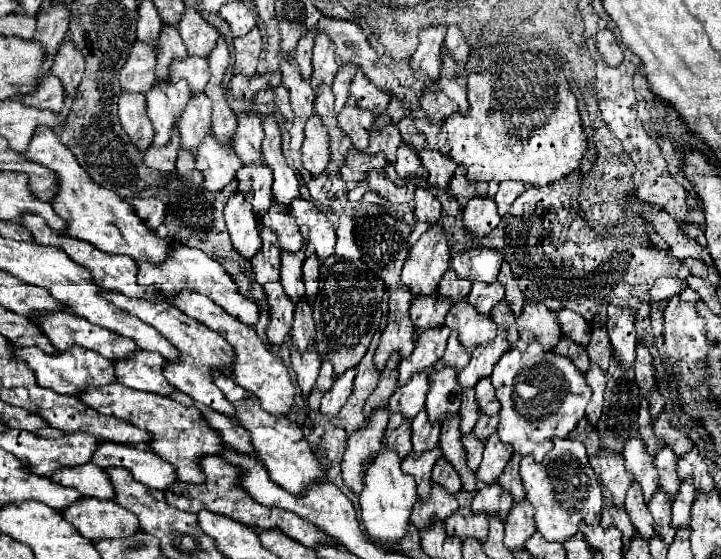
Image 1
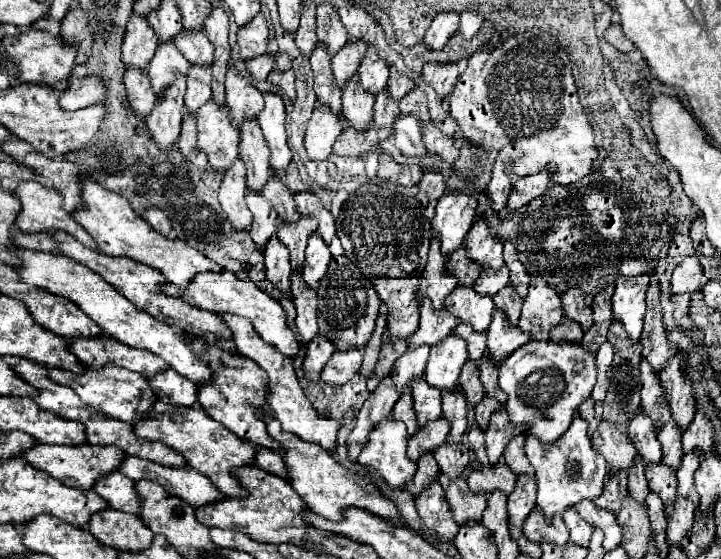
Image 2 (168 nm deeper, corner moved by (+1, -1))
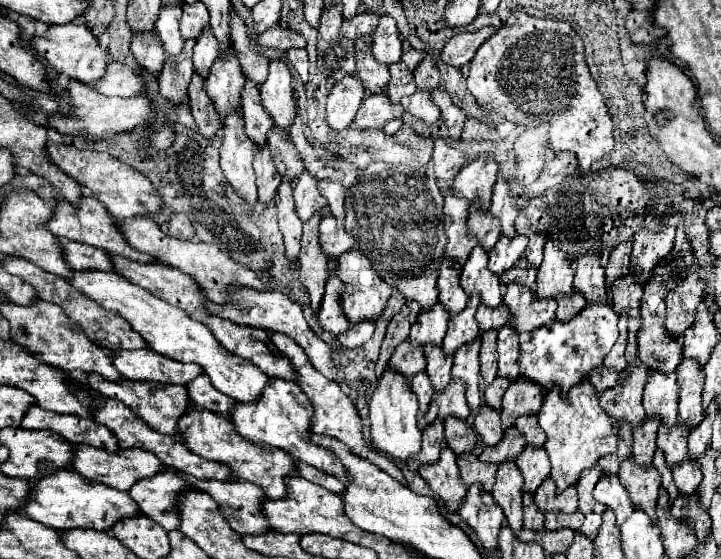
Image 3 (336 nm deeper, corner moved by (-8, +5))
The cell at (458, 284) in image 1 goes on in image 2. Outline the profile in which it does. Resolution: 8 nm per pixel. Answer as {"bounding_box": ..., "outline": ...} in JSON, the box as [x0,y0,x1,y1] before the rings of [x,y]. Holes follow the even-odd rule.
{"bounding_box":[450,244,480,286],"outline":[[[460,244],[456,248],[456,252],[452,252],[452,256],[450,256],[450,272],[456,274],[460,284],[468,284],[468,286],[472,286],[476,276],[480,274],[480,264],[476,264],[474,260],[470,260],[466,256],[466,244]]]}

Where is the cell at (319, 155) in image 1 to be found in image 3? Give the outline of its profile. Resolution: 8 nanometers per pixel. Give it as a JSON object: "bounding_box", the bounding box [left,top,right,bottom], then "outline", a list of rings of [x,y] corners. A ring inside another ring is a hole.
{"bounding_box":[327,76,365,130],"outline":[[[347,76],[337,82],[327,98],[327,124],[331,130],[345,130],[355,118],[359,104],[365,98],[365,88],[355,76]]]}

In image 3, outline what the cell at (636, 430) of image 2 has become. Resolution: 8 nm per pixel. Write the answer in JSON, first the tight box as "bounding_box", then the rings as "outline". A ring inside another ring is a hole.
{"bounding_box":[643,372,677,428],"outline":[[[651,372],[645,384],[643,406],[649,418],[659,418],[661,424],[665,424],[667,428],[671,428],[673,422],[677,422],[677,376],[675,372],[669,376]]]}

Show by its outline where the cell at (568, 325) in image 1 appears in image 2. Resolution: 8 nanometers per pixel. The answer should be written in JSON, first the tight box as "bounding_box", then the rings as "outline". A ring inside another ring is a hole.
{"bounding_box":[562,288,592,332],"outline":[[[580,288],[566,290],[562,296],[562,304],[564,304],[564,316],[578,320],[584,332],[592,326],[592,308],[590,304],[586,304],[586,294]]]}

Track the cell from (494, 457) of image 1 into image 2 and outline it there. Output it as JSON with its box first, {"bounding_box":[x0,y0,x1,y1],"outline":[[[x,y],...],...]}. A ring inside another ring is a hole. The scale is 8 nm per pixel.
{"bounding_box":[486,406,522,464],"outline":[[[504,406],[492,414],[488,430],[486,430],[486,452],[488,452],[490,464],[500,462],[500,456],[502,456],[504,448],[508,446],[508,442],[512,440],[512,436],[516,436],[520,432],[522,432],[522,428],[514,426],[508,420],[508,412]]]}

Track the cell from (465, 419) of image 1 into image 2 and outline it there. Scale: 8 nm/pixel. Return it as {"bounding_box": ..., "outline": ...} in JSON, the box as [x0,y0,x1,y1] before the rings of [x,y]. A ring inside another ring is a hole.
{"bounding_box":[458,360,484,406],"outline":[[[466,360],[458,382],[460,382],[460,386],[466,394],[466,400],[472,406],[476,406],[484,398],[484,388],[482,388],[482,382],[480,382],[480,376],[478,376],[478,362],[476,360]]]}

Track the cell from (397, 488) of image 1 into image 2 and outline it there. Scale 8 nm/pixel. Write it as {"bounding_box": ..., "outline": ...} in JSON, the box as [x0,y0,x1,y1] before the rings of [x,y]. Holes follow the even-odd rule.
{"bounding_box":[358,418,416,488],"outline":[[[394,418],[380,420],[372,428],[358,462],[376,468],[392,488],[404,488],[406,480],[416,472],[416,462],[406,456],[406,444],[408,432],[404,422]]]}

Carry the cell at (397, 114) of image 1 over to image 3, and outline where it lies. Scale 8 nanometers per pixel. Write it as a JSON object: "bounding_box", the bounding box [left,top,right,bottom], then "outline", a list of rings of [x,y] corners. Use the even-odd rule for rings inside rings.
{"bounding_box":[401,42,425,72],"outline":[[[403,42],[403,58],[401,58],[401,62],[405,62],[405,64],[409,66],[409,72],[413,72],[413,70],[421,64],[423,56],[425,56],[425,52],[413,50],[413,48],[409,46],[409,42]]]}

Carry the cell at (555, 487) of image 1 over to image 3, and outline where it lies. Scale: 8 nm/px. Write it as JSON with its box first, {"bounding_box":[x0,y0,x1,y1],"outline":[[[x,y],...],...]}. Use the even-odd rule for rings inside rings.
{"bounding_box":[537,380,617,494],"outline":[[[583,380],[581,384],[569,390],[569,404],[559,398],[557,388],[547,392],[537,418],[539,426],[547,434],[545,450],[551,458],[551,478],[557,484],[557,494],[561,494],[561,490],[569,486],[575,486],[581,472],[593,468],[603,454],[613,454],[613,450],[617,450],[617,434],[613,430],[613,422],[601,410],[599,398],[595,396],[595,390],[589,380]]]}

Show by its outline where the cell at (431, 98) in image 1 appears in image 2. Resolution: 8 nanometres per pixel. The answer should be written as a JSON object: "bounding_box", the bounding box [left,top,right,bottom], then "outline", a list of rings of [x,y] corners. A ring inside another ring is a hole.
{"bounding_box":[422,62,460,98],"outline":[[[428,62],[428,64],[424,64],[422,74],[424,74],[424,80],[438,92],[438,96],[444,98],[456,86],[460,72],[458,72],[458,64],[454,64],[454,62],[448,62],[448,64]]]}

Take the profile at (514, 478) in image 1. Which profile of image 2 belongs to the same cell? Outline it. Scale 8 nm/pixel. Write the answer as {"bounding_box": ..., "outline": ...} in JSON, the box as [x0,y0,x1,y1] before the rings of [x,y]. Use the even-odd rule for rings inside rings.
{"bounding_box":[504,434,534,472],"outline":[[[518,434],[510,440],[510,444],[504,450],[504,464],[508,464],[508,468],[512,468],[512,472],[534,472],[534,468],[530,466],[526,454],[524,454],[524,436]]]}

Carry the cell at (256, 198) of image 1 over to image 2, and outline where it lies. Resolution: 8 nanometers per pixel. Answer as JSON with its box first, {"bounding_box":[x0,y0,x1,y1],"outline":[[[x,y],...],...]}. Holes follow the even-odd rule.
{"bounding_box":[240,120,270,190],"outline":[[[244,120],[240,128],[240,158],[246,162],[248,170],[248,188],[262,190],[264,182],[268,180],[270,168],[270,148],[262,136],[262,130],[256,120]]]}

